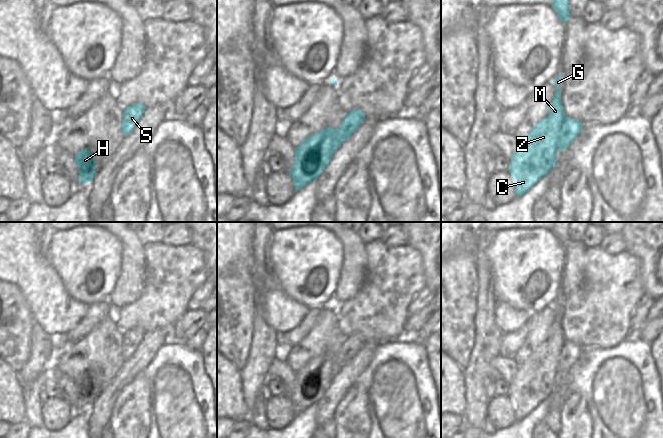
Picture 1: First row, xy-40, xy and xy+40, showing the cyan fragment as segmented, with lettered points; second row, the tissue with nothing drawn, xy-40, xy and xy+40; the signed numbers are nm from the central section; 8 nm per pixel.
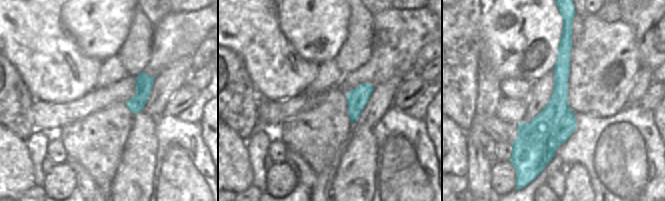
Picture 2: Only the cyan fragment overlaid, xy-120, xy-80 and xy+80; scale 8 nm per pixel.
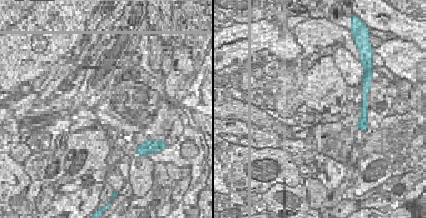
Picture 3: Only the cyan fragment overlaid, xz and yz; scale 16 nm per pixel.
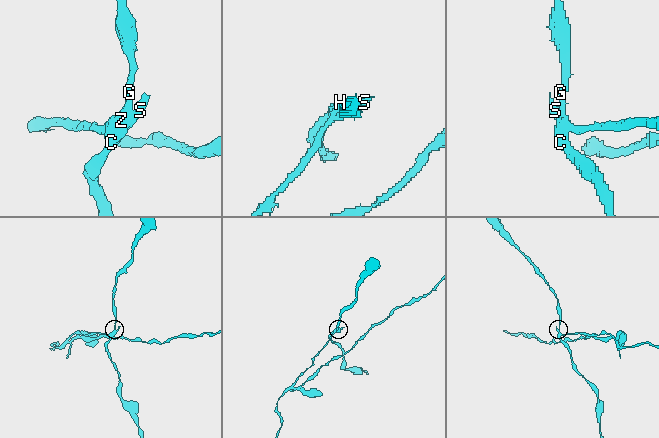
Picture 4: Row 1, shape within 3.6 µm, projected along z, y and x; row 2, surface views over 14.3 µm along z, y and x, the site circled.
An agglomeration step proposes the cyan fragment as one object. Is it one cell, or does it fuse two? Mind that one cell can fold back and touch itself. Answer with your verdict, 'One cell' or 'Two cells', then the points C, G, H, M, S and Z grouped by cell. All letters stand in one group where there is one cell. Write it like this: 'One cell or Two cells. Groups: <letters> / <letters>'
Two cells. Groups: C G H M Z / S

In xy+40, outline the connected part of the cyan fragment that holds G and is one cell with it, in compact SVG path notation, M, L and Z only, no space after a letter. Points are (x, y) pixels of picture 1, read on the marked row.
M561 72L553 80L557 90L547 116L539 121L522 141L517 141L517 148L509 164L517 197L529 191L557 162L557 142L567 118L561 100L560 77Z

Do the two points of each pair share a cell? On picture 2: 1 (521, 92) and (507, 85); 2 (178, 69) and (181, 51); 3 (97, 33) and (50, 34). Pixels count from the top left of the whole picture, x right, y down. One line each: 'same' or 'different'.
1: same
2: same
3: different

